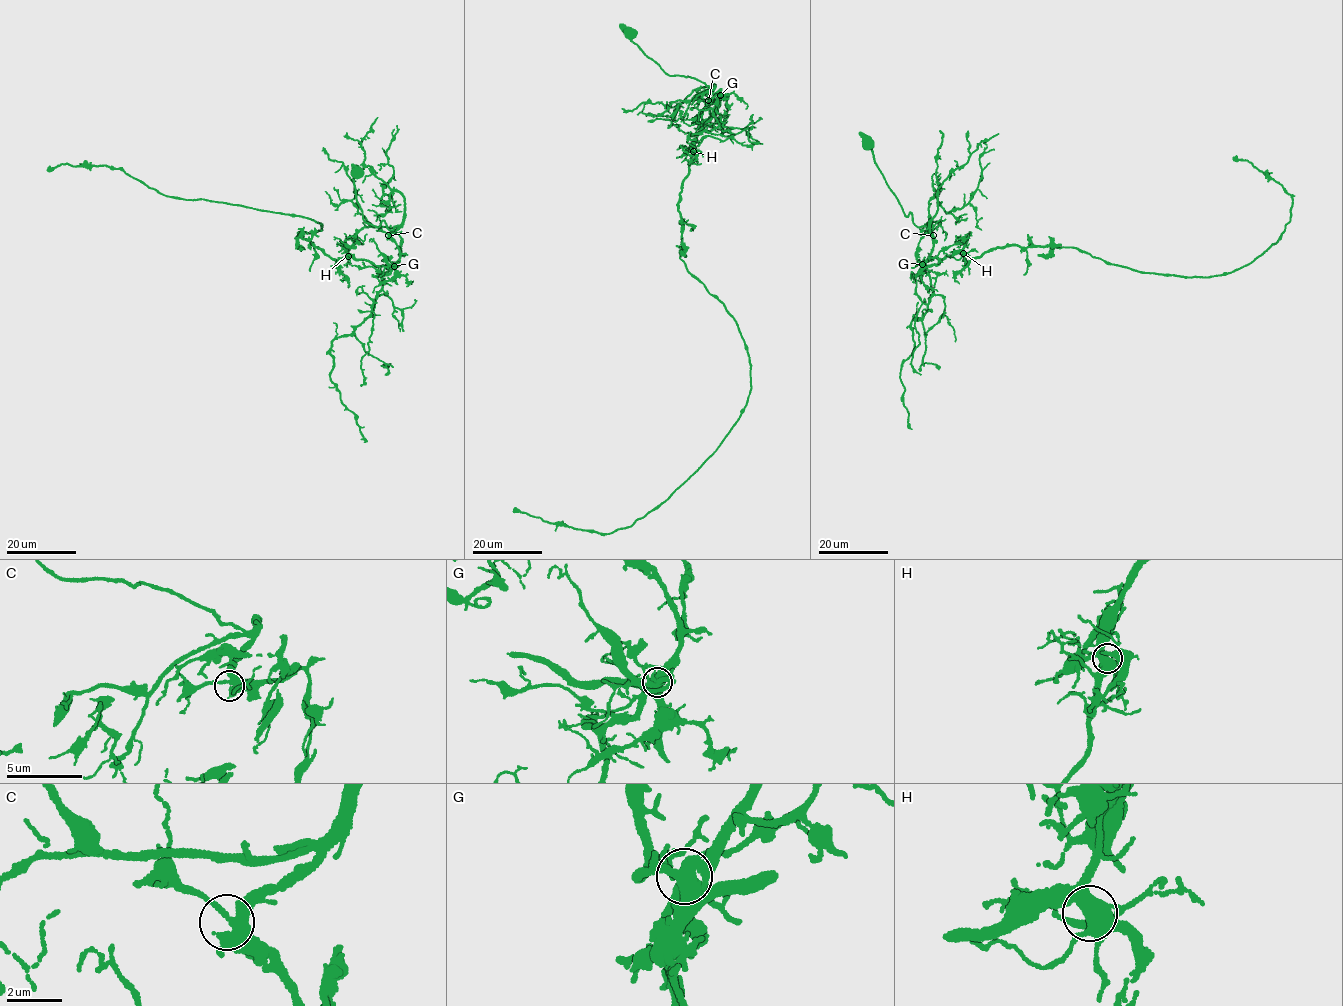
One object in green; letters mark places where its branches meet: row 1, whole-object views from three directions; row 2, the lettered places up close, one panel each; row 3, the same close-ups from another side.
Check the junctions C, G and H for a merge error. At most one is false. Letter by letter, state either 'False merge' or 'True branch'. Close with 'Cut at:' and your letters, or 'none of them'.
C: True branch
G: False merge
H: True branch
Cut at: G

